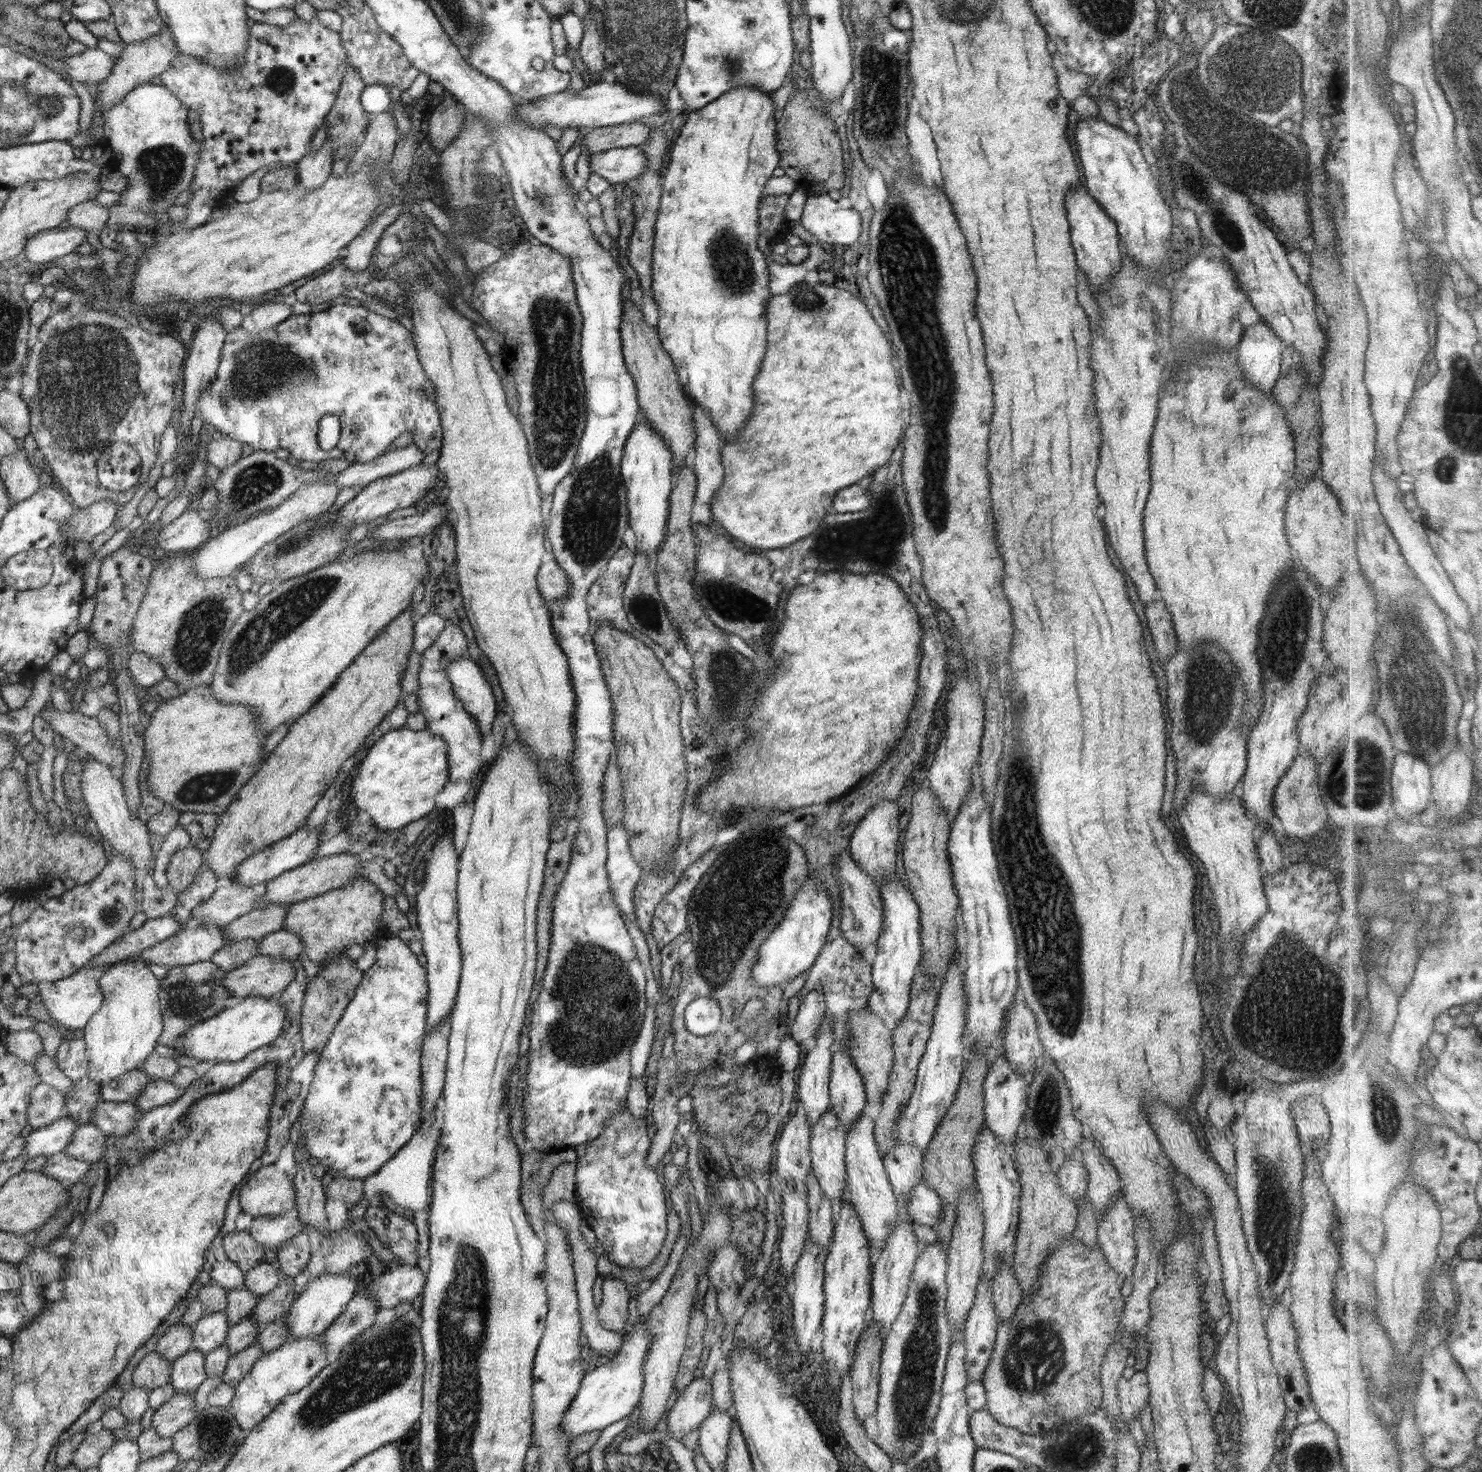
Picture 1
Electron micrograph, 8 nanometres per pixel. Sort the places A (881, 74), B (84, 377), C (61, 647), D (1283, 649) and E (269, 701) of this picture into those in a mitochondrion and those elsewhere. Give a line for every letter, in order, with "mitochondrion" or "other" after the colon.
A: mitochondrion
B: mitochondrion
C: other
D: mitochondrion
E: other

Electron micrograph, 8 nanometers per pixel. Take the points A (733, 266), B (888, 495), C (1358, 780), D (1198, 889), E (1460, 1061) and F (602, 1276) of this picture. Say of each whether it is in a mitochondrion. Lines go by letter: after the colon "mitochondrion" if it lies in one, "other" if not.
A: mitochondrion
B: mitochondrion
C: mitochondrion
D: other
E: other
F: other

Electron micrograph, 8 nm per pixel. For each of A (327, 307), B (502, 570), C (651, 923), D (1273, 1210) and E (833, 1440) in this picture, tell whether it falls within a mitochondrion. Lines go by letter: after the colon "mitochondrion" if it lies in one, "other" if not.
A: other
B: other
C: other
D: mitochondrion
E: other

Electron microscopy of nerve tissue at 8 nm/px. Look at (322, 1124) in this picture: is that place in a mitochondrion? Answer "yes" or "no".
yes

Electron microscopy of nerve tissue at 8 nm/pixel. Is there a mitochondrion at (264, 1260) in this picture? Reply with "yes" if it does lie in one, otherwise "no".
no

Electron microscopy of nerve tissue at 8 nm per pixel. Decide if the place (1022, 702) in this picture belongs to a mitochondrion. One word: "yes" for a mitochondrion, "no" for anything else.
yes

